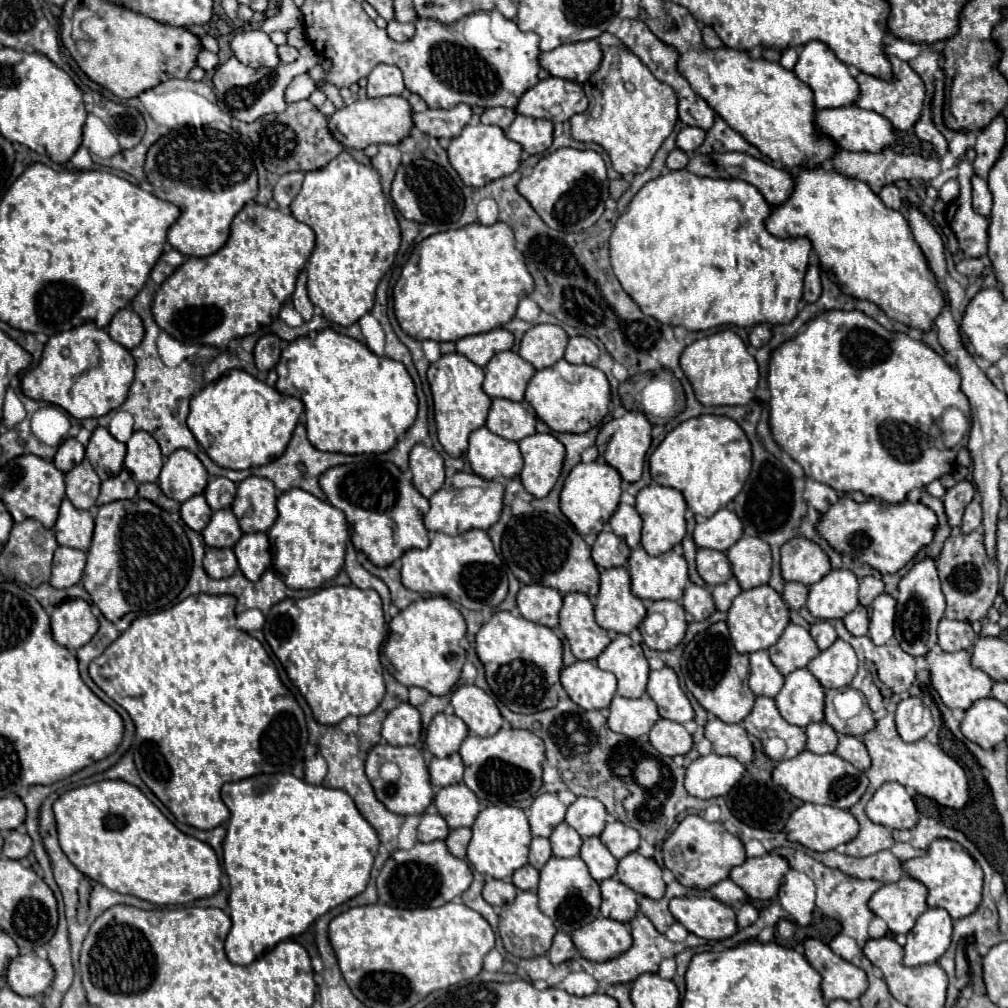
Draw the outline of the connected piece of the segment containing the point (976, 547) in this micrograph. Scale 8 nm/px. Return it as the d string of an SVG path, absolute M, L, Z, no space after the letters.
M980 532L970 534L952 534L940 554L938 560L938 576L942 582L942 592L946 598L946 618L976 622L984 620L990 610L996 594L998 594L998 564L994 558L986 554L984 536Z

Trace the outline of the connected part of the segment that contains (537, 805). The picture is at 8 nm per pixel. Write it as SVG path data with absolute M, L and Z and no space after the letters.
M540 794L528 810L528 820L534 836L548 838L552 828L560 824L566 816L566 806L558 800L556 794Z

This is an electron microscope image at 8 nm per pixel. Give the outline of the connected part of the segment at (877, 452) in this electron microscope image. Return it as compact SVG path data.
M860 310L820 312L816 318L812 318L806 324L806 328L796 338L784 342L780 348L776 348L772 352L770 372L768 372L768 388L770 388L770 394L772 394L772 398L770 398L770 430L772 430L772 436L774 436L776 444L784 452L788 452L804 468L808 478L812 478L816 482L822 482L822 484L828 484L838 492L860 490L870 498L880 498L880 500L890 502L890 504L900 504L900 502L906 500L906 494L910 490L924 488L930 482L934 482L936 478L940 478L940 476L944 476L944 474L948 474L956 468L956 454L958 454L956 448L938 450L938 448L934 448L934 444L926 444L926 442L930 442L928 430L930 430L934 418L938 418L946 408L954 406L954 408L960 408L966 416L970 414L970 404L968 404L968 398L960 390L960 380L962 378L960 378L958 370L948 366L946 360L942 356L938 356L930 346L926 346L920 340L910 338L908 334L886 330L884 326L880 326L876 320L872 320L870 316L866 316Z

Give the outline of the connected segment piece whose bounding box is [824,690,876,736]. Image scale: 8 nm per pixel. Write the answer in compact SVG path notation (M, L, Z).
M828 690L826 692L826 722L840 734L850 734L850 736L864 736L866 732L870 732L874 726L876 726L876 720L874 720L874 714L872 710L868 708L868 704L864 704L862 712L850 720L842 720L838 718L834 706L832 706L832 698L836 696L836 690Z

